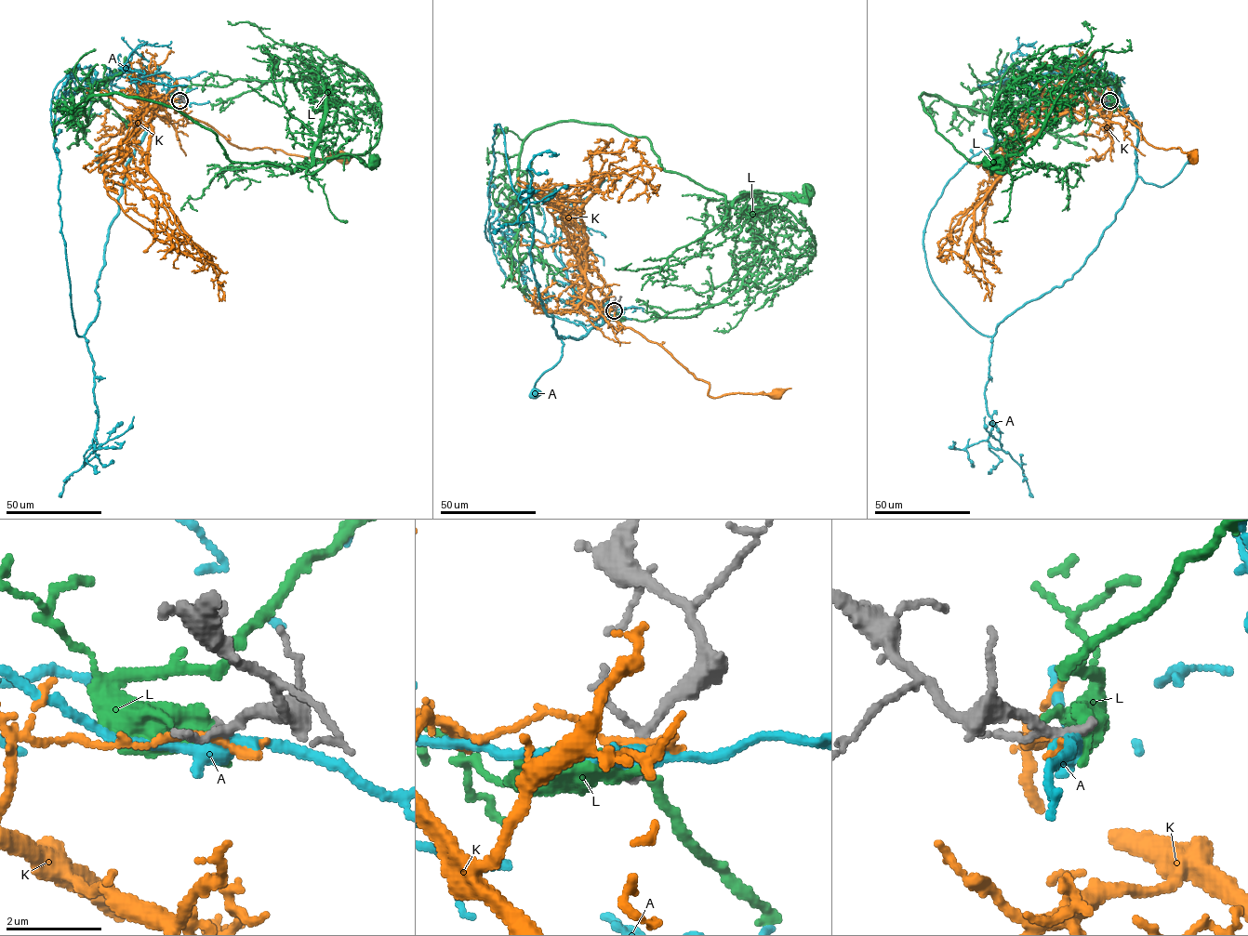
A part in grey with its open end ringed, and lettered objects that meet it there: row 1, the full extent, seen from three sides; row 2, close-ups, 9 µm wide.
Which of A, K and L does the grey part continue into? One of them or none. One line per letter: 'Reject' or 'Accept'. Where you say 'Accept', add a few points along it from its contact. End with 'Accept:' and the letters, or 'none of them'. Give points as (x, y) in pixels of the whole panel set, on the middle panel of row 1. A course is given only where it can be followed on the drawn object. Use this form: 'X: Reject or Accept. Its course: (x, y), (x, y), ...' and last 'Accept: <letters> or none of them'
A: Reject
K: Reject
L: Reject
Accept: none of them

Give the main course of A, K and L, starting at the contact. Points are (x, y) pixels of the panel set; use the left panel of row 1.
A: (179, 101), (170, 98), (166, 88), (167, 99), (154, 113), (127, 164), (125, 186), (103, 175), (100, 160)
K: (179, 101), (170, 104), (208, 124), (235, 146), (342, 158)
L: (179, 101), (192, 85), (309, 80), (319, 67), (324, 123), (306, 173), (341, 154), (368, 166), (373, 161)

